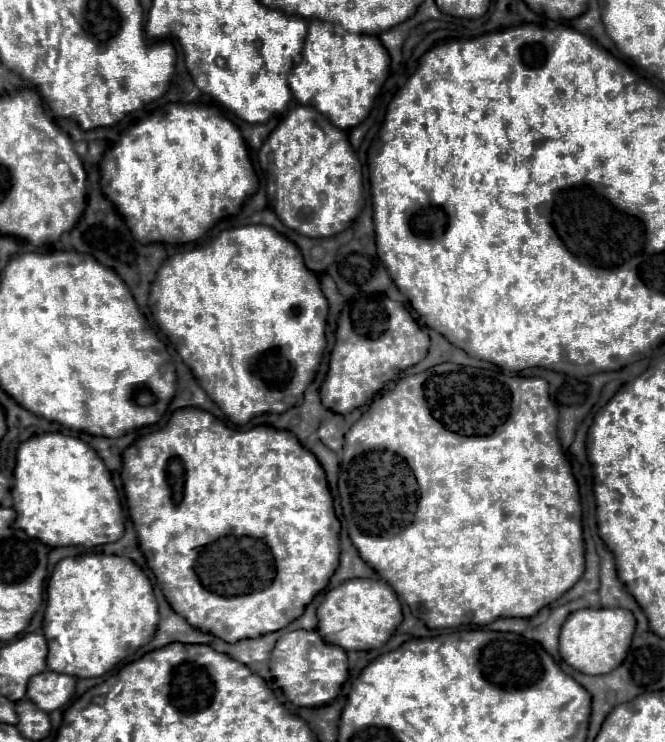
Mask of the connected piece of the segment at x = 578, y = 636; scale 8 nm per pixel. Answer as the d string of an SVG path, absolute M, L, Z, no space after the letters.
M583 608L565 620L559 650L563 660L583 674L609 674L625 660L633 632L635 616L625 608Z

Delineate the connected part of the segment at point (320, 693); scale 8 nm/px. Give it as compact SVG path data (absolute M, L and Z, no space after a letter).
M317 630L285 632L271 652L269 666L275 684L295 706L325 706L339 694L347 680L347 652L339 646L327 644Z

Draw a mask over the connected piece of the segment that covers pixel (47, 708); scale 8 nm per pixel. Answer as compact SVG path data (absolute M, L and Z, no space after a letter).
M45 670L33 676L33 680L29 680L27 698L37 704L43 712L53 712L73 698L75 682L75 676Z

